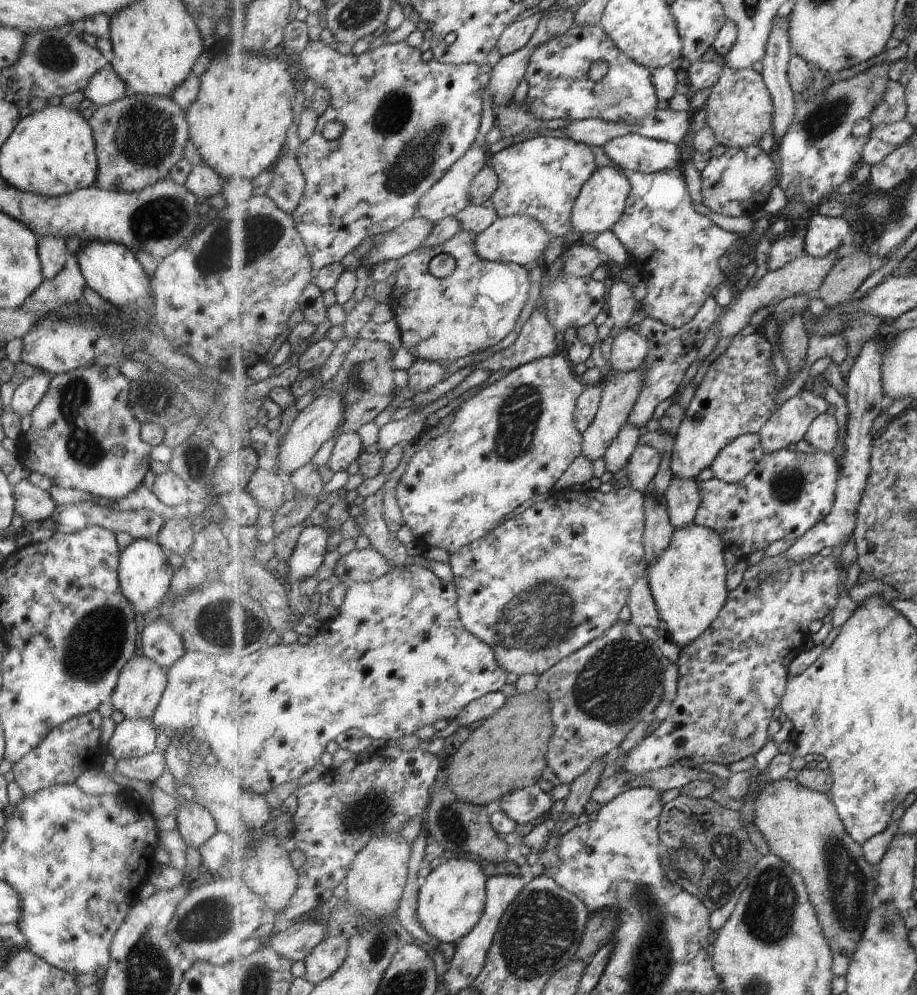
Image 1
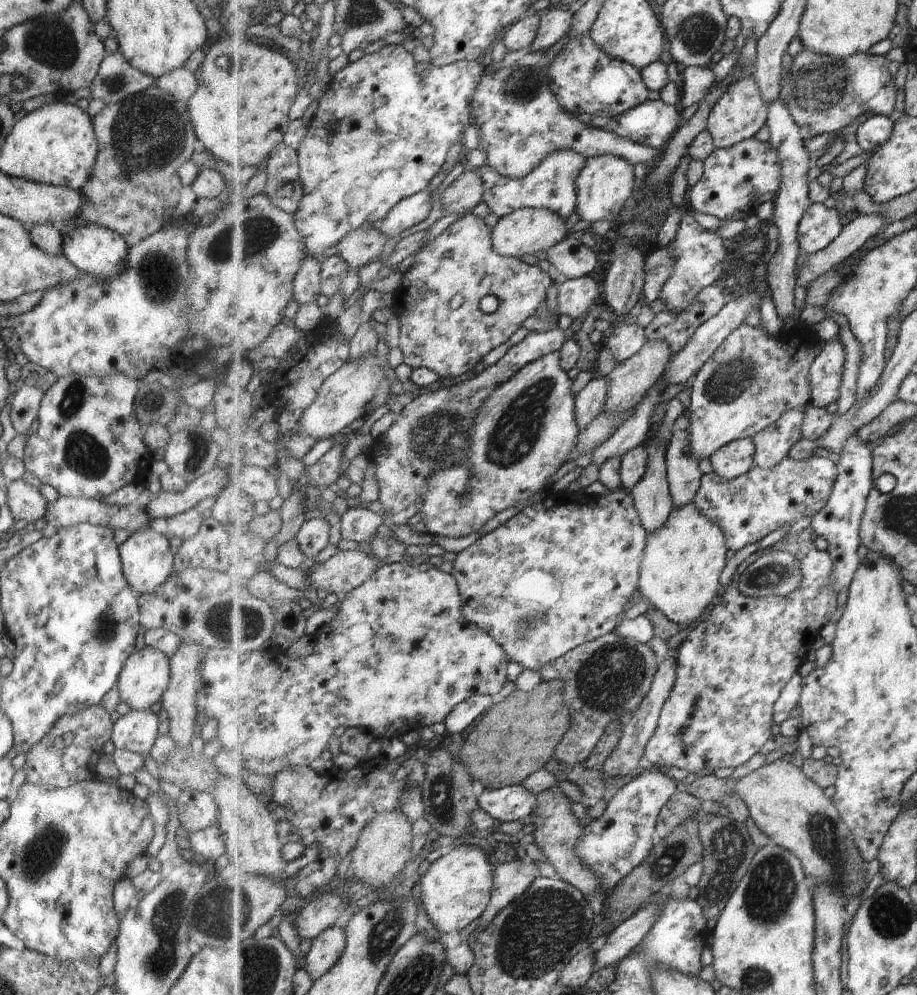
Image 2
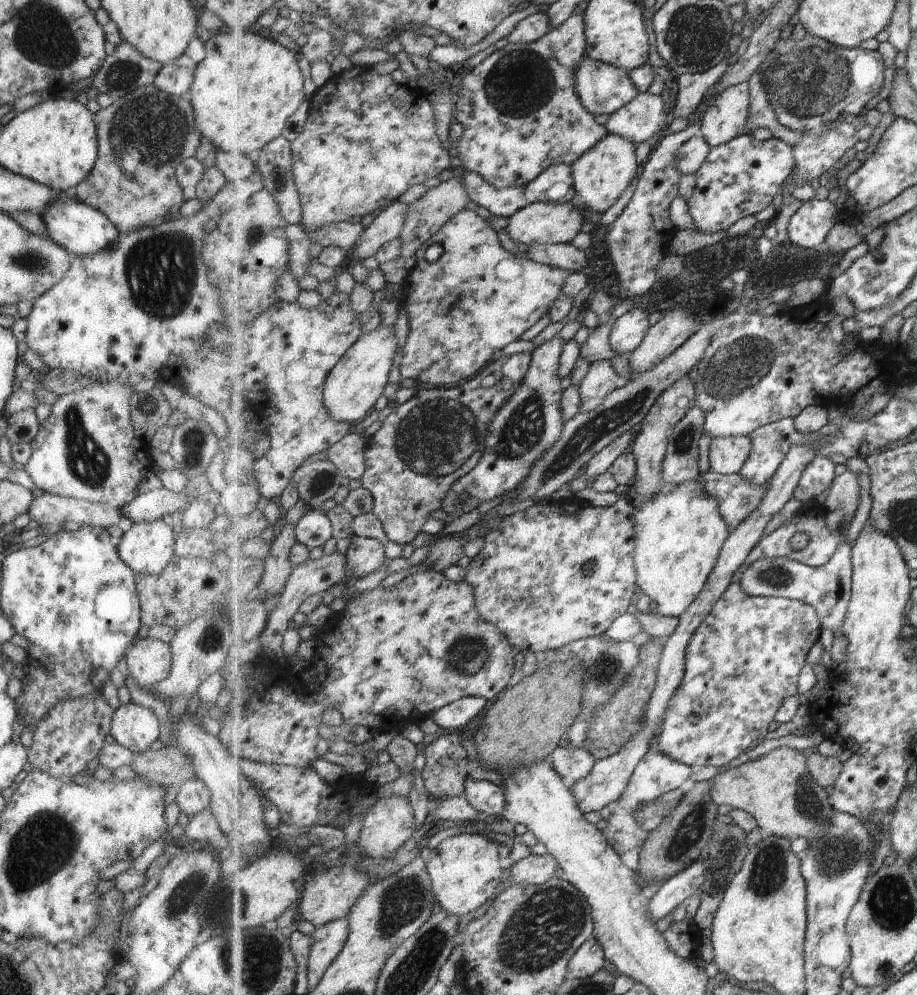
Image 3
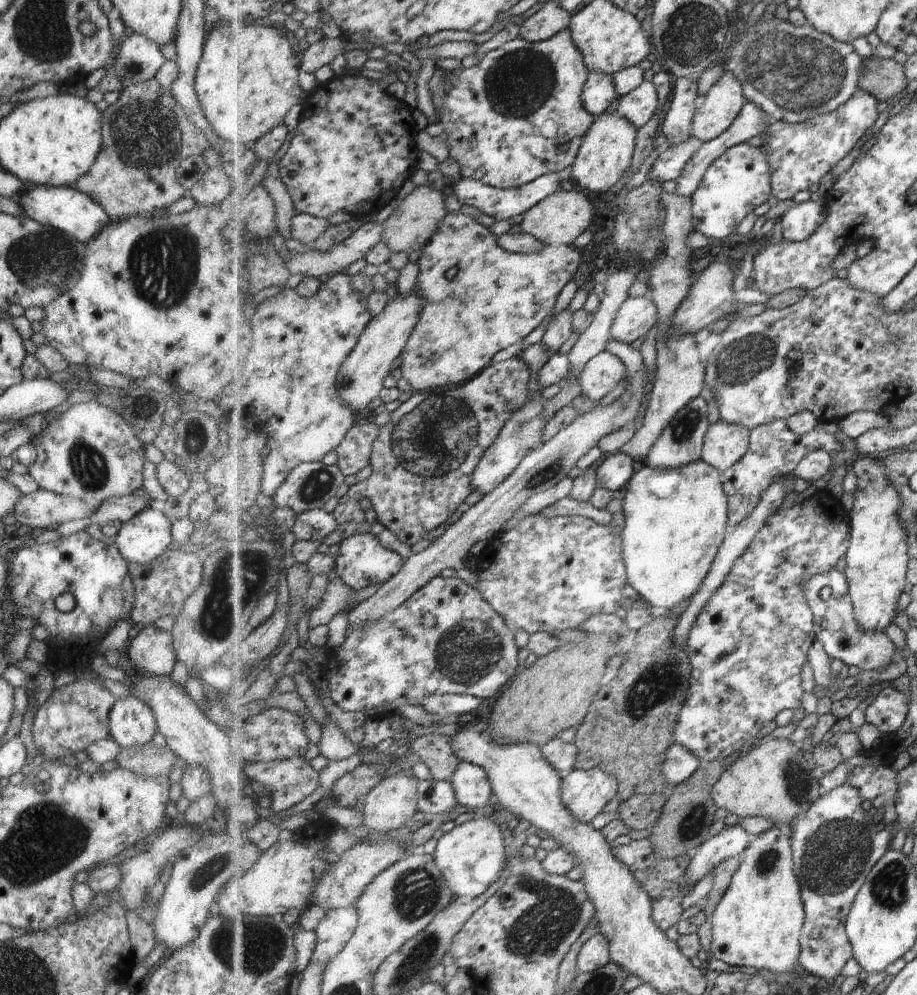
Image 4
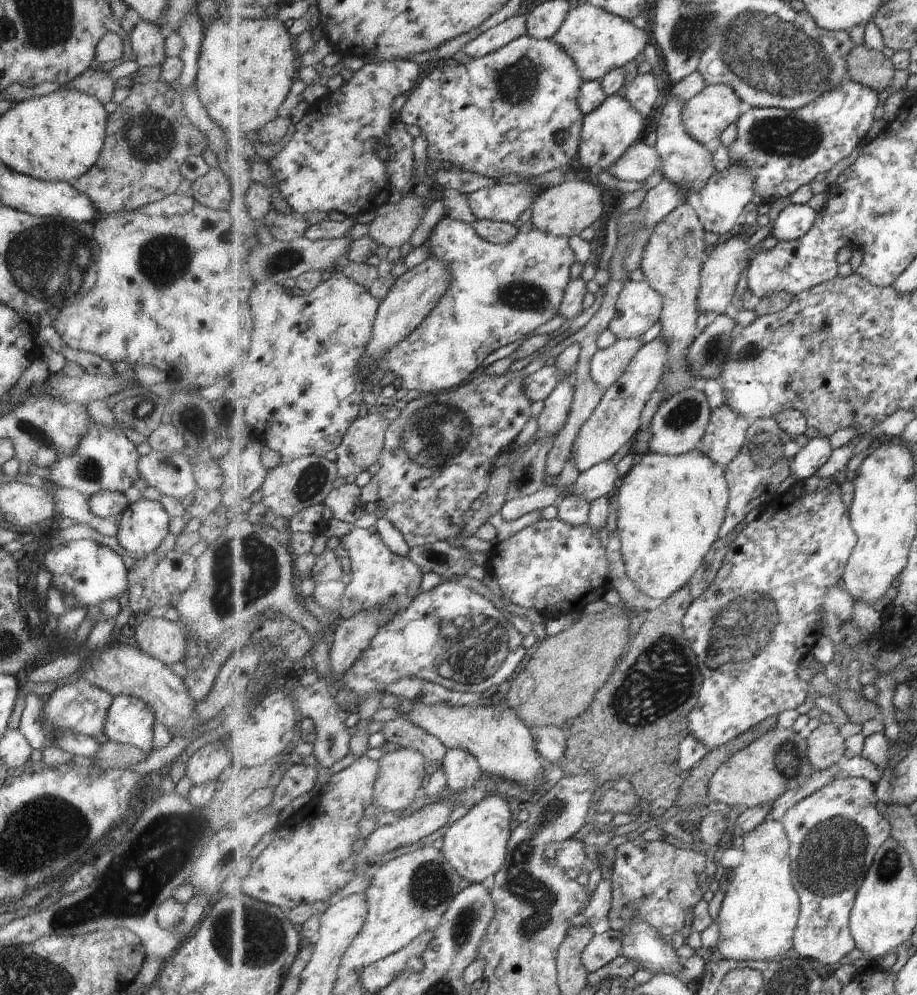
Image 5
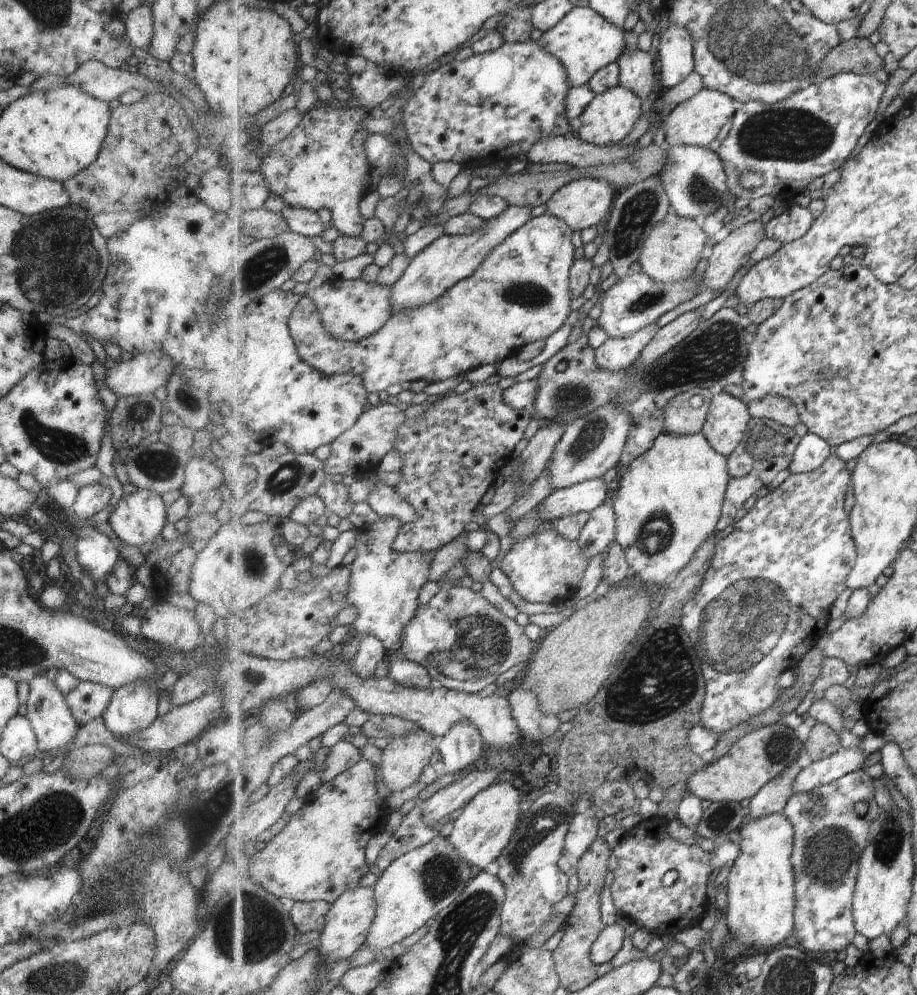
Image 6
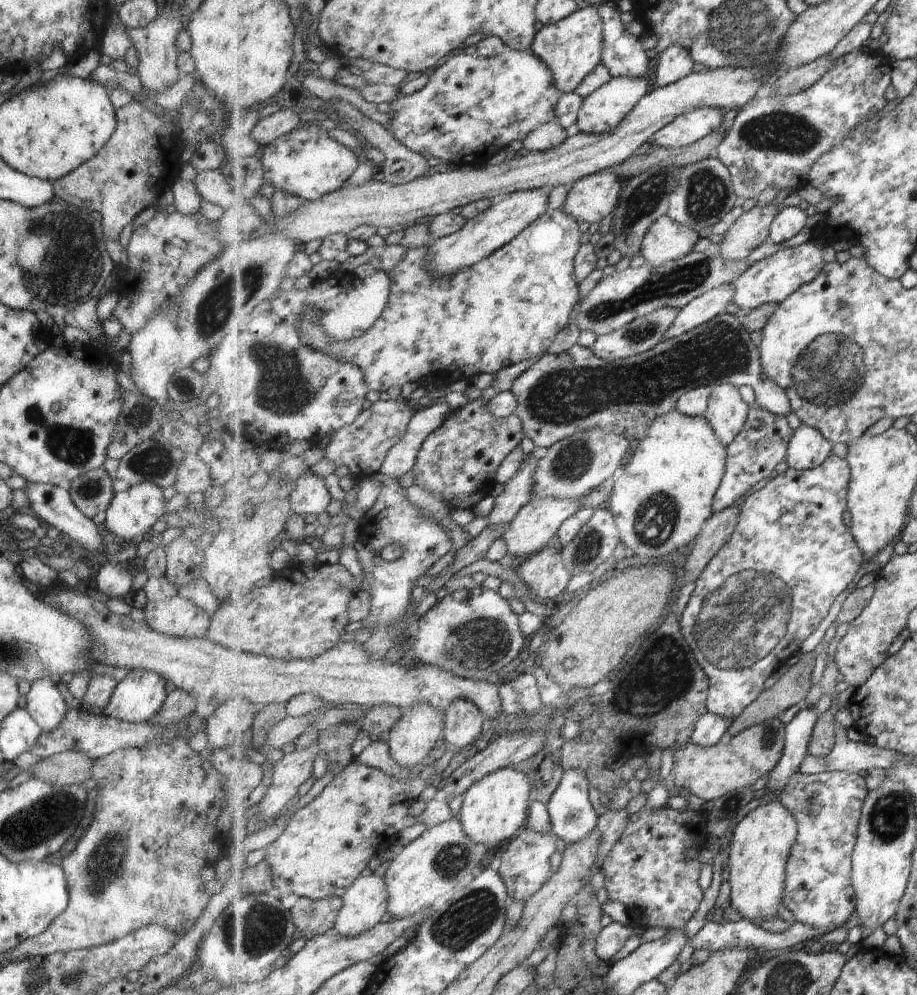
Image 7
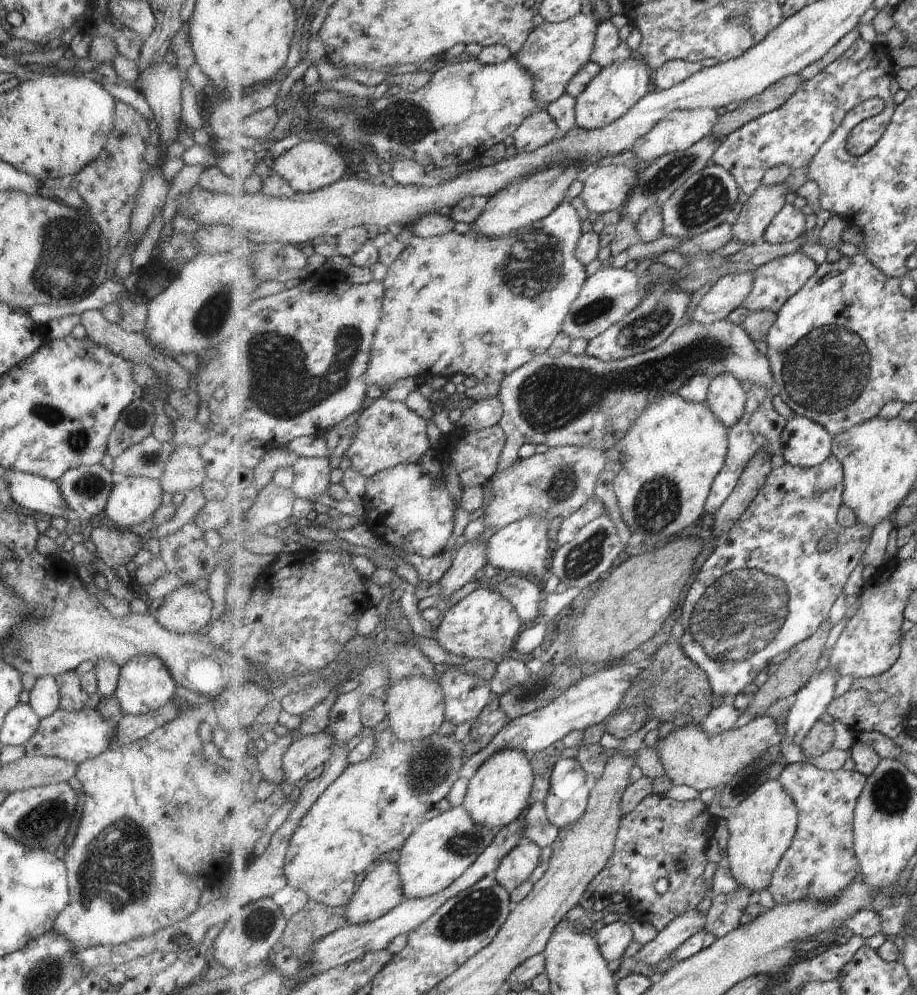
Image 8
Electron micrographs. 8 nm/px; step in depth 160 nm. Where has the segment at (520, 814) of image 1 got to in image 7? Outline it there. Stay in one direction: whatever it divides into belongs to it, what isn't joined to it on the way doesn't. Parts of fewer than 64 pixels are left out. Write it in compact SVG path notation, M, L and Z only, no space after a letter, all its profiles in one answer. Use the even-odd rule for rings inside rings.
M459 699L444 714L444 740L453 750L461 750L480 737L486 714L474 703Z

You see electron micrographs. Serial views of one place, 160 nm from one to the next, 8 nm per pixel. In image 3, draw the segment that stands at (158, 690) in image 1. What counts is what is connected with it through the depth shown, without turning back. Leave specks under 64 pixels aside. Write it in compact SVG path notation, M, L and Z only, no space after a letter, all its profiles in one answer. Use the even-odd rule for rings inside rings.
M146 637L130 645L125 653L125 664L129 678L138 688L149 690L169 675L171 652L167 643Z

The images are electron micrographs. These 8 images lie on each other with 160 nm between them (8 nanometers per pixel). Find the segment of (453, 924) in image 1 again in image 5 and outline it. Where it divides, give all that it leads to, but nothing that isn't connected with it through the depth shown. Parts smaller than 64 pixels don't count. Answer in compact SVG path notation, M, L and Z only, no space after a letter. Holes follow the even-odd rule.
M489 796L477 803L458 821L455 821L445 833L441 852L470 884L481 884L489 876L495 876L507 864L509 846L515 821L511 816L511 803L504 796Z

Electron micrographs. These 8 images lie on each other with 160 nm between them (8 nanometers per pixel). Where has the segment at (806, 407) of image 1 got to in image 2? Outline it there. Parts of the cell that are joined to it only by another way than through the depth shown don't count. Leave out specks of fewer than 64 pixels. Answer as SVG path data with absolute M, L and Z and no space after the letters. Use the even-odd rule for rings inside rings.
M789 410L775 425L759 432L755 437L755 467L775 468L802 440L802 426L806 410Z

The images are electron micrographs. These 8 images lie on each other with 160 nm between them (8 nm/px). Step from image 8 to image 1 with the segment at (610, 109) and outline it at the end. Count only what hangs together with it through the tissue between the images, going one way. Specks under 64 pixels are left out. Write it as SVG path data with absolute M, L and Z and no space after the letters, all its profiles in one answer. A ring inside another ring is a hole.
M611 165L599 167L593 174L593 177L586 182L582 188L581 194L575 203L572 223L574 224L574 236L587 234L601 234L605 230L612 228L619 222L622 214L626 212L627 199L630 197L632 186L623 172L619 172L617 168Z

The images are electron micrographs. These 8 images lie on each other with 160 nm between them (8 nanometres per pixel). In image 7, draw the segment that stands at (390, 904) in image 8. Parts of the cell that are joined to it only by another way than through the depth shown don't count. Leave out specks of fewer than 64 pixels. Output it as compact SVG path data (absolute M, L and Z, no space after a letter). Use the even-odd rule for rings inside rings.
M371 872L366 877L359 877L342 897L344 903L336 920L335 933L344 937L354 937L373 929L386 919L387 908L389 908L387 898L389 898L389 890L382 876Z

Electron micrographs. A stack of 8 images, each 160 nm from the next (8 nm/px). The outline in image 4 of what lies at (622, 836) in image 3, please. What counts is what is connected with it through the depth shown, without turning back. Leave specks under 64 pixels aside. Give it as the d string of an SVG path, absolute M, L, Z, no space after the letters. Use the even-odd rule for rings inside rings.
M676 743L671 746L670 750L667 750L667 759L663 764L663 776L675 789L699 770L699 764L701 760L693 752Z

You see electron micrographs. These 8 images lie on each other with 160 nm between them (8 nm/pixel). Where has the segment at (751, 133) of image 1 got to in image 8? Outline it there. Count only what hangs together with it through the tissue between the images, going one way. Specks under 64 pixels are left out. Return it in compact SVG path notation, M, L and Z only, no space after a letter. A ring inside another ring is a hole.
M677 109L667 113L647 136L643 137L637 145L634 146L633 152L639 160L655 161L662 156L690 149L695 143L702 141L703 138L714 132L714 128L720 119L715 109Z

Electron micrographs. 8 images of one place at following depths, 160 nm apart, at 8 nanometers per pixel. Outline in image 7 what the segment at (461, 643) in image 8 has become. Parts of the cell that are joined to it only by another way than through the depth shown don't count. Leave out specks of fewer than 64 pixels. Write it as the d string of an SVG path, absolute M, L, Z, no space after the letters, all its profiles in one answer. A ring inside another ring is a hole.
M459 589L439 600L432 609L416 620L413 637L412 652L416 658L424 663L444 668L454 675L486 681L493 672L501 672L509 666L519 652L525 650L529 638L523 634L520 616L511 610L507 599L501 597L497 591L490 589Z

